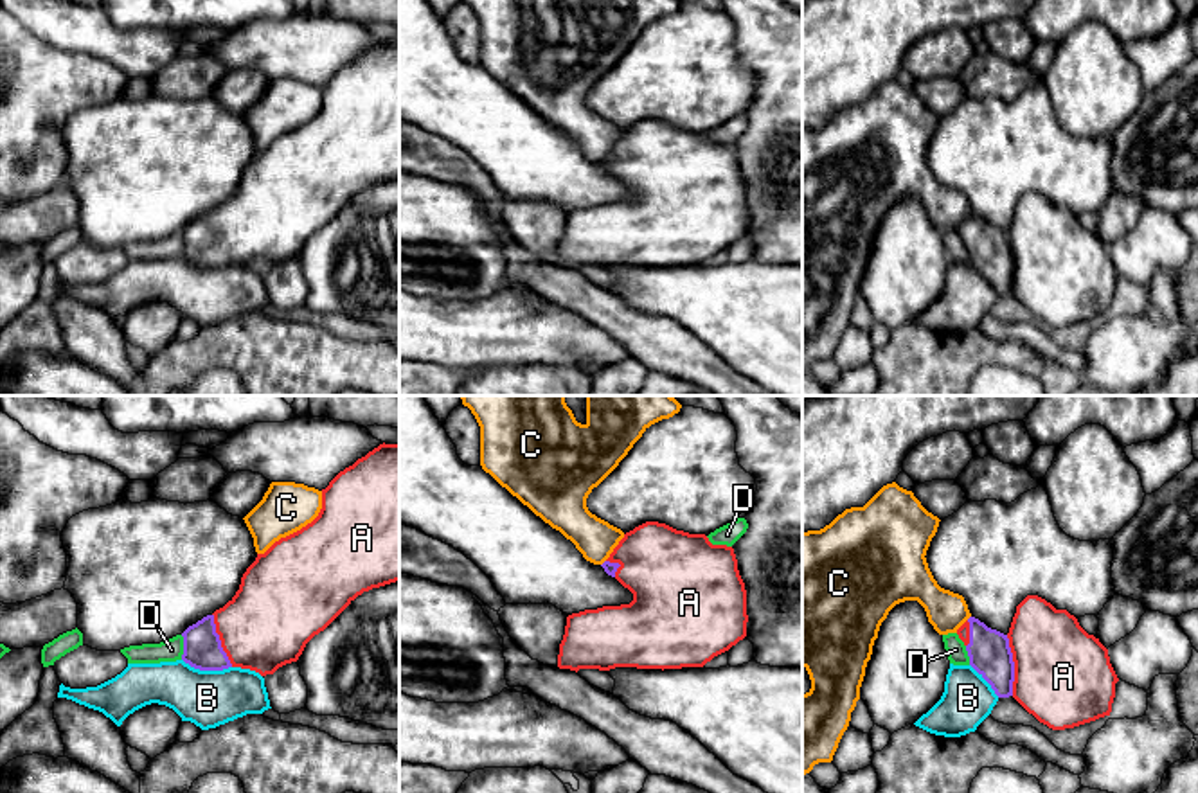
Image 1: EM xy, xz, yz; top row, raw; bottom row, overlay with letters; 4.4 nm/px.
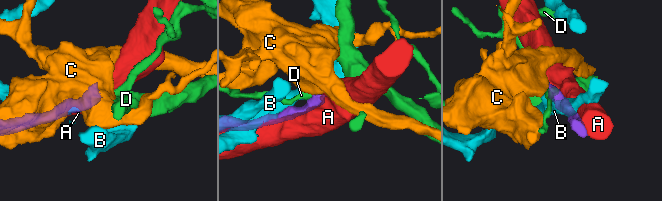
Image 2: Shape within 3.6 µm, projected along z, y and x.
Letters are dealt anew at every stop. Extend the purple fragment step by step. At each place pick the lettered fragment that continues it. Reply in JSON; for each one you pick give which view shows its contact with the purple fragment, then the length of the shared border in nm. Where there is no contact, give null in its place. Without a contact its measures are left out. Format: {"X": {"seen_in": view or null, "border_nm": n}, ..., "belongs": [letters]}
{"A": {"seen_in": "yz", "border_nm": 280}, "belongs": ["A"]}

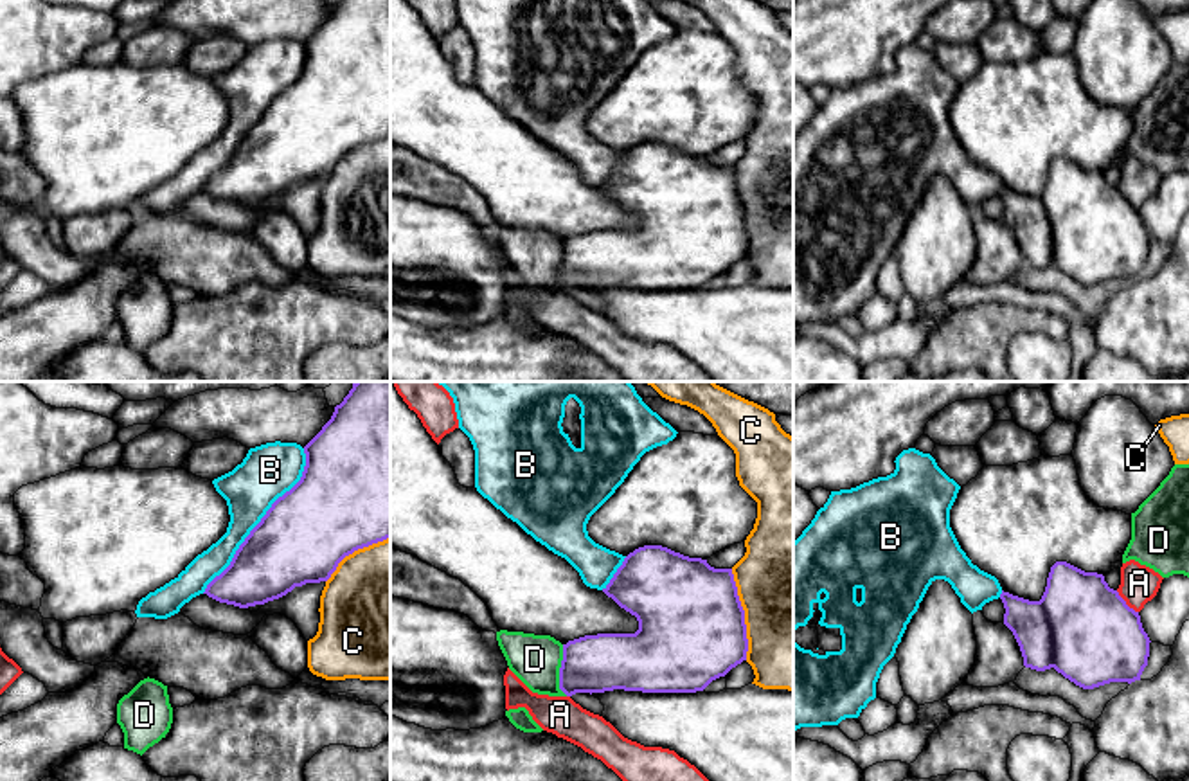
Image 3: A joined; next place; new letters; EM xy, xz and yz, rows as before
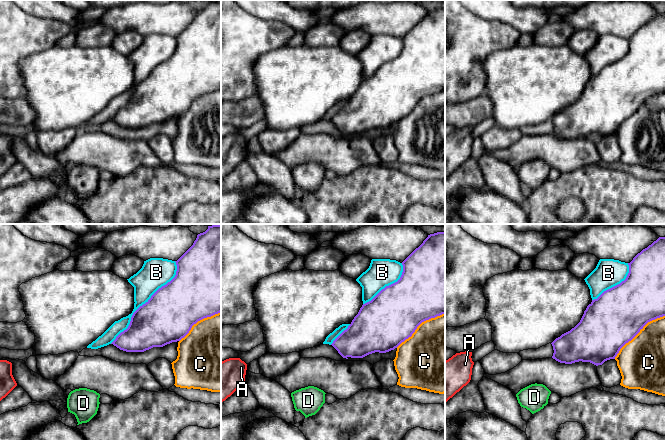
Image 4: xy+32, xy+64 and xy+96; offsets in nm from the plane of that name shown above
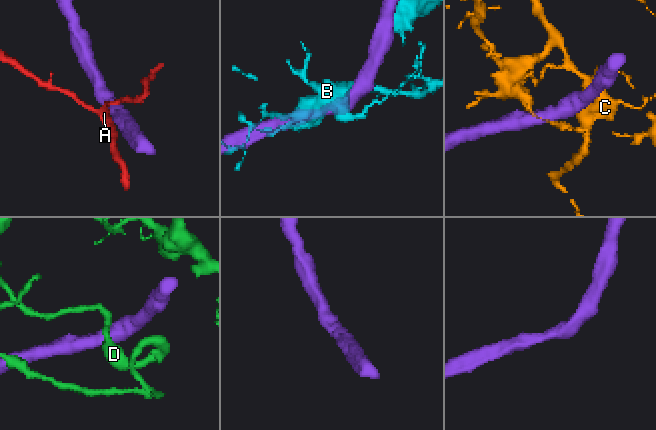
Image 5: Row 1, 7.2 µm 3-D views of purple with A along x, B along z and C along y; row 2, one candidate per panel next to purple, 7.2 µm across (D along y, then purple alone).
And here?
{"belongs": []}

